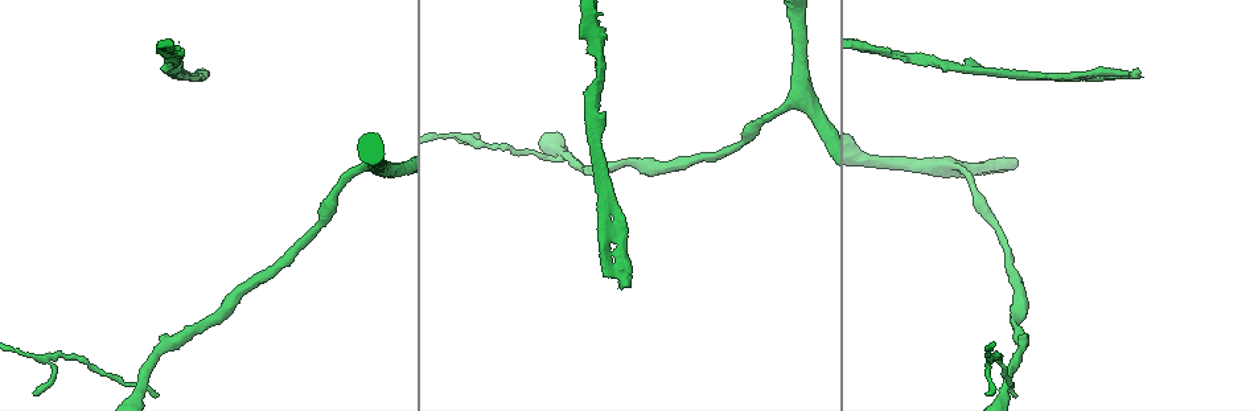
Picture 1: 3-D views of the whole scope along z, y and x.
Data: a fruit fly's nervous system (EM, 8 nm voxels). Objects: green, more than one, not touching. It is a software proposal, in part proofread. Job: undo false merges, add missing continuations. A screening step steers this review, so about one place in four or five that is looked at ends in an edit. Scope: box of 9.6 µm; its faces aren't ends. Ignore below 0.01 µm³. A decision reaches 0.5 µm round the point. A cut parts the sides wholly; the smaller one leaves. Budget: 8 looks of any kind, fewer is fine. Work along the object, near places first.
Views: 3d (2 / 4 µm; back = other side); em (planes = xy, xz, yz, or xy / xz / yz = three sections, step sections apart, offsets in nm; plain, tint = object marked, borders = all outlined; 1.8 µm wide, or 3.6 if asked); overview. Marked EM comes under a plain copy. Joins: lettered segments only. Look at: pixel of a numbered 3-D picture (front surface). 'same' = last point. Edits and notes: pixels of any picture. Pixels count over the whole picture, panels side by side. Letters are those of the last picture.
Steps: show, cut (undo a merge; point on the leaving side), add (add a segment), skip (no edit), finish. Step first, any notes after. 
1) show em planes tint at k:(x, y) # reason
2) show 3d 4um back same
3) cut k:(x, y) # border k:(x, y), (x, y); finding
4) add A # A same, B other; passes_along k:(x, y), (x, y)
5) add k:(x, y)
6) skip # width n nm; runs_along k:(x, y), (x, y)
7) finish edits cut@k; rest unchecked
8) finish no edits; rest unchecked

show 3d 2um back at 1:(797, 96) # calibre changes

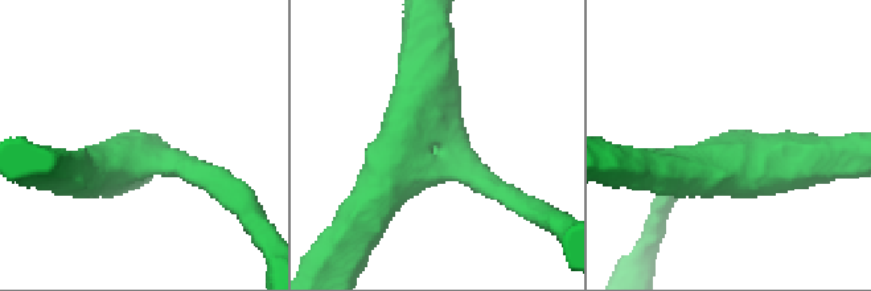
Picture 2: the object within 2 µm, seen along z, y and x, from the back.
show em xz step 4 tint at 2:(728, 159)

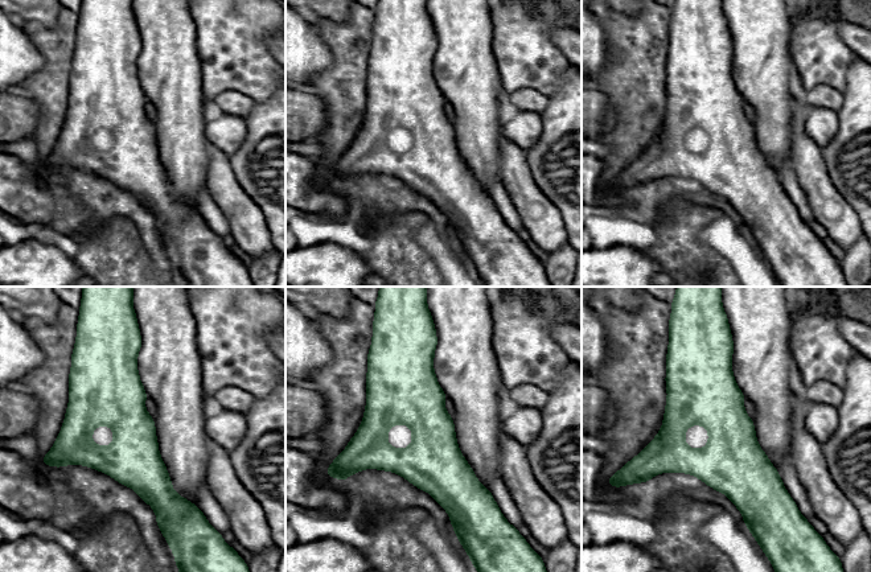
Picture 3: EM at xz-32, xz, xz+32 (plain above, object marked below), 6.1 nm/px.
show em xz step 4 borders same # what lies round it

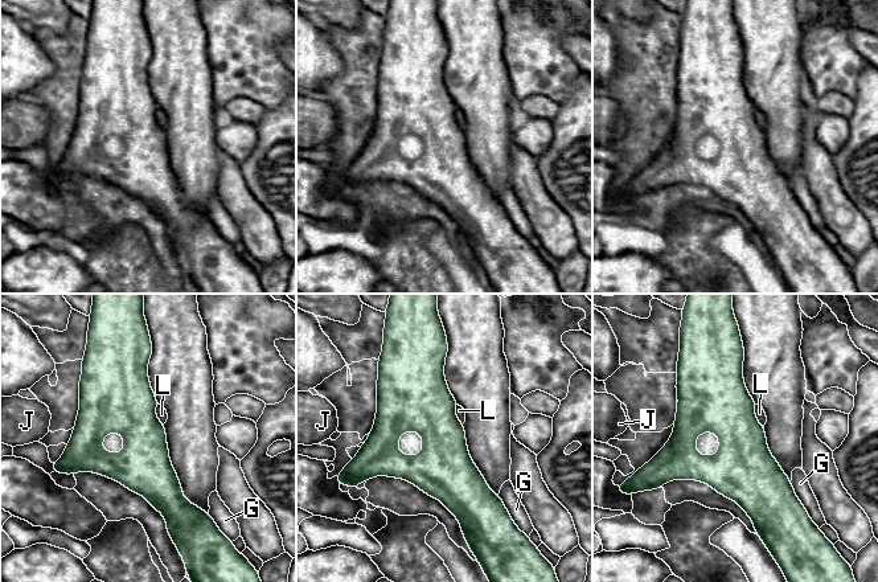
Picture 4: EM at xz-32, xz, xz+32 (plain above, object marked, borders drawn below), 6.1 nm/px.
skip # width 320 nm; longest_contact G 190 nm; G other, J other, L other; continuous, no second neuron

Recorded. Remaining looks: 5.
show 3d 4um at 1:(1010, 384) # three-way junction

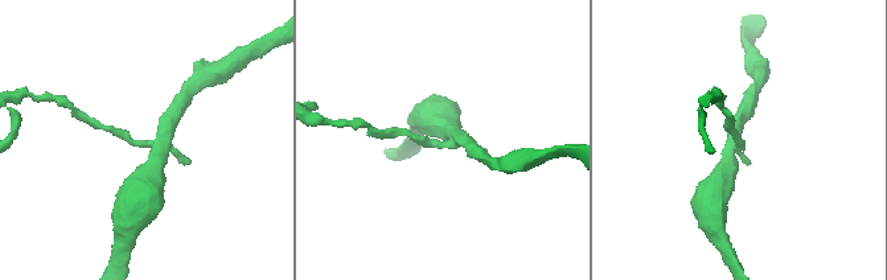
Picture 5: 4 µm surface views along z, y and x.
show em 3.6um xz step 8 tint at 5:(456, 140) # shape alone is not enough

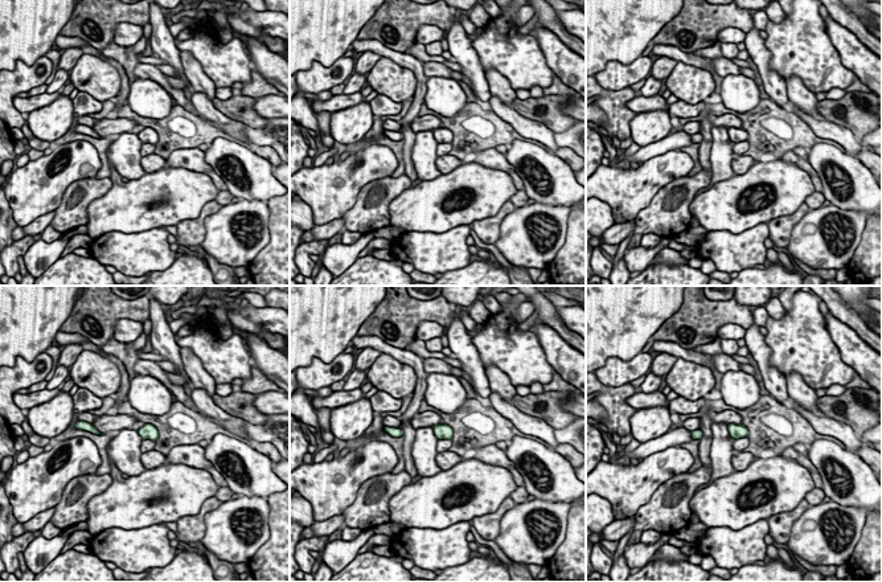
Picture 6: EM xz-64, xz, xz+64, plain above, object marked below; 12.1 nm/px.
show em 3.6um xy step 8 borders same

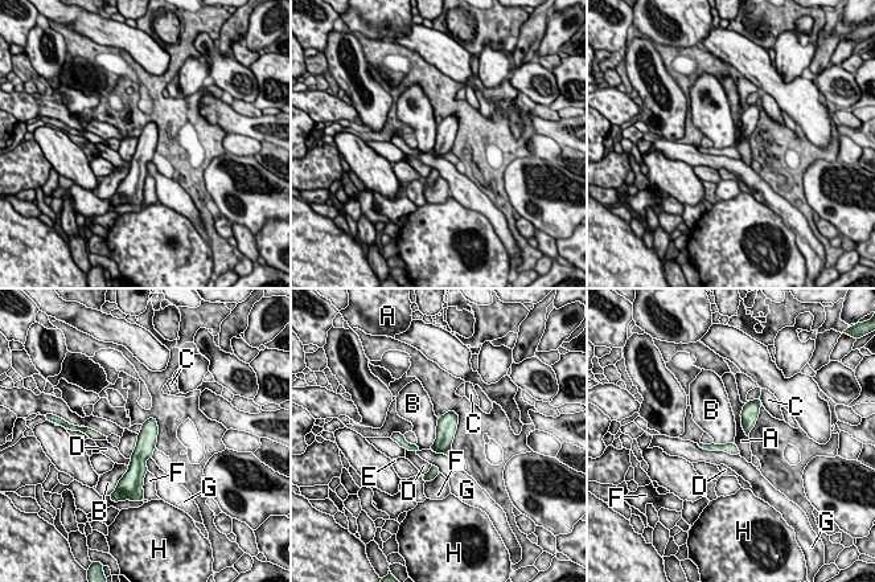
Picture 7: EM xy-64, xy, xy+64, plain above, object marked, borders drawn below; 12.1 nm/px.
cut 7:(450, 453) # A other, B other, C other, D other, E other, F other, G other, H other; border 7:(450, 447), (442, 453); a second neuron is stuck on

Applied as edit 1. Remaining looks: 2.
finish edits cut@7; rest unchecked

